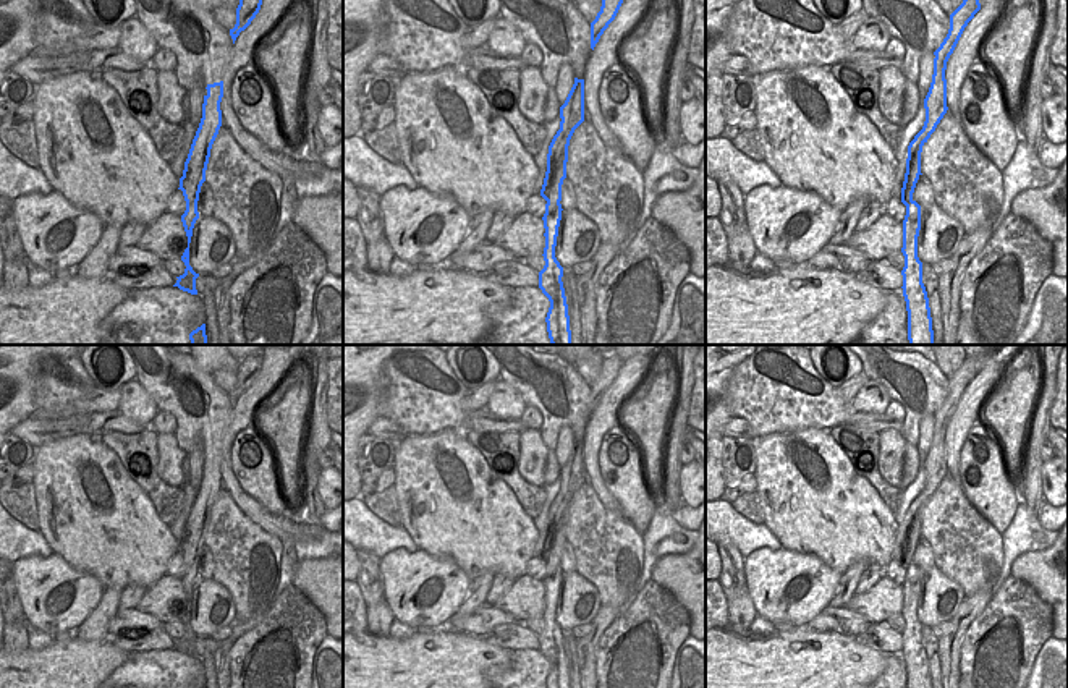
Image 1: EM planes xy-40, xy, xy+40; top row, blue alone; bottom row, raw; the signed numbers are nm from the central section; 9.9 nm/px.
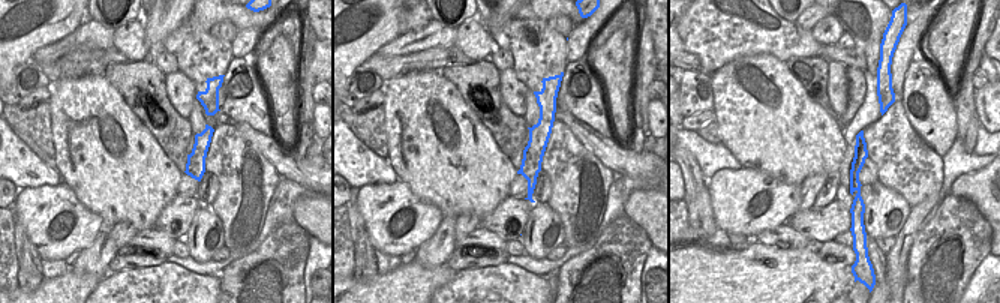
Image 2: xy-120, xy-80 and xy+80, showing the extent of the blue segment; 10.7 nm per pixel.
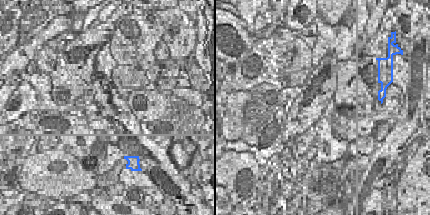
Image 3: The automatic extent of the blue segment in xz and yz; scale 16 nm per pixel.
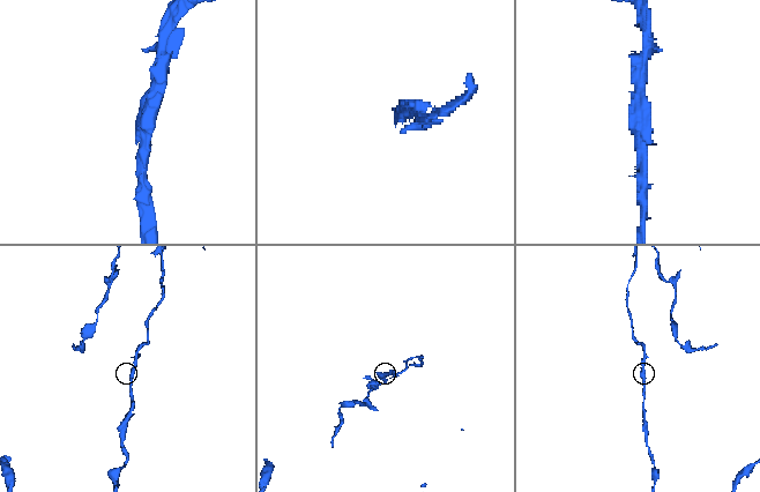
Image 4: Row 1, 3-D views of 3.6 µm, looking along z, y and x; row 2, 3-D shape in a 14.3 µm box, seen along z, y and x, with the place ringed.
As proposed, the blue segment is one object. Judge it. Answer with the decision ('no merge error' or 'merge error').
merge error

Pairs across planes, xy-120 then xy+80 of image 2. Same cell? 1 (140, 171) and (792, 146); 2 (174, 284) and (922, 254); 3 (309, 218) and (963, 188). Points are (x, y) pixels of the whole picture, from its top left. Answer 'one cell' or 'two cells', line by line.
1: one cell
2: one cell
3: one cell

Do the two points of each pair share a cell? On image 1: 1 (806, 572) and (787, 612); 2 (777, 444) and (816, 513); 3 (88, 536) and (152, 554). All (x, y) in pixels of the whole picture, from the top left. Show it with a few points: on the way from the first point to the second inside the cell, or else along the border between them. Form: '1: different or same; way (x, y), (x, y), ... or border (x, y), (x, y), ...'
1: same; way (811, 581), (795, 603)
2: same; way (785, 462), (806, 483), (809, 496)
3: same; way (104, 538), (109, 543), (136, 547)

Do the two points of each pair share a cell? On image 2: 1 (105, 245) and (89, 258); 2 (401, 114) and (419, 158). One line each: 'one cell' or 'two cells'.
1: one cell
2: one cell

